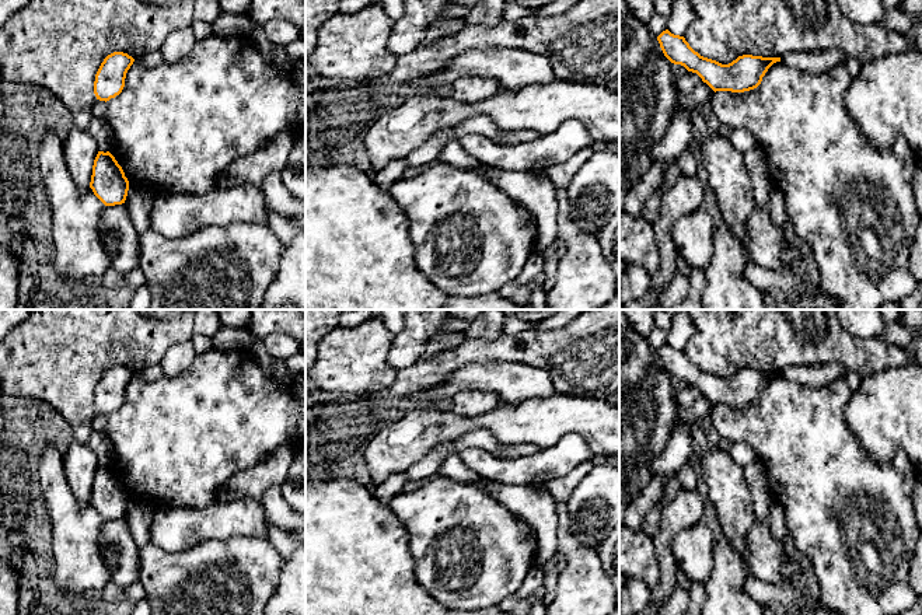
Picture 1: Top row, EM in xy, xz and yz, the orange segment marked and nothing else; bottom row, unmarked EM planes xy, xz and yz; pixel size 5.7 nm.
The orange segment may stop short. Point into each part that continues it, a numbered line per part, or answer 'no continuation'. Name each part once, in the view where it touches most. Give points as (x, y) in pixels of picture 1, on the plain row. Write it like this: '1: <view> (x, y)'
no continuation

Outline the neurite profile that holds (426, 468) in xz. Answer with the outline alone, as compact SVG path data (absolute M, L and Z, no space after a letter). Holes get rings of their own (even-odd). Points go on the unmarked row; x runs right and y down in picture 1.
M455 441L436 445L423 459L406 469L406 489L416 488L422 482L439 476L441 464L453 452Z

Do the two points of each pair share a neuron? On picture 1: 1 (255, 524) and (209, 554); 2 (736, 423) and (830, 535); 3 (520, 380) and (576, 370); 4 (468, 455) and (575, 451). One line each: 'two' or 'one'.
1: two
2: one
3: two
4: one

